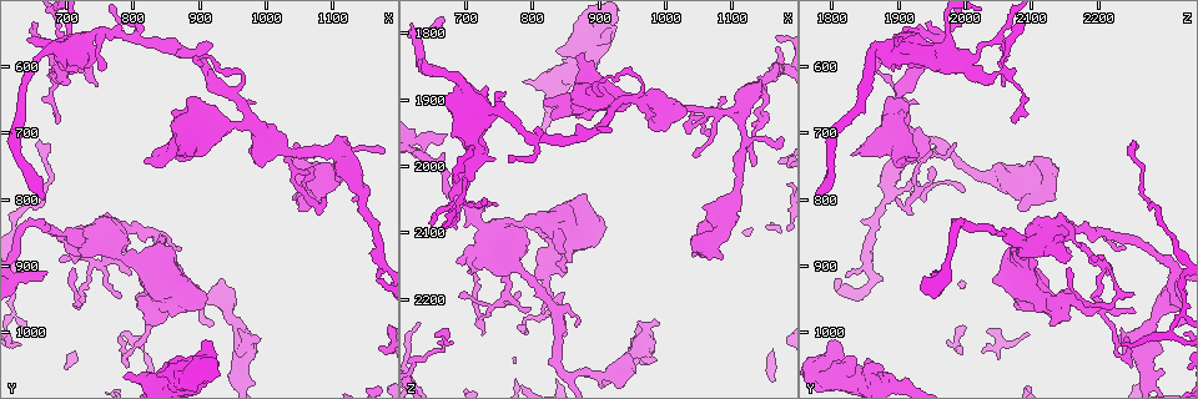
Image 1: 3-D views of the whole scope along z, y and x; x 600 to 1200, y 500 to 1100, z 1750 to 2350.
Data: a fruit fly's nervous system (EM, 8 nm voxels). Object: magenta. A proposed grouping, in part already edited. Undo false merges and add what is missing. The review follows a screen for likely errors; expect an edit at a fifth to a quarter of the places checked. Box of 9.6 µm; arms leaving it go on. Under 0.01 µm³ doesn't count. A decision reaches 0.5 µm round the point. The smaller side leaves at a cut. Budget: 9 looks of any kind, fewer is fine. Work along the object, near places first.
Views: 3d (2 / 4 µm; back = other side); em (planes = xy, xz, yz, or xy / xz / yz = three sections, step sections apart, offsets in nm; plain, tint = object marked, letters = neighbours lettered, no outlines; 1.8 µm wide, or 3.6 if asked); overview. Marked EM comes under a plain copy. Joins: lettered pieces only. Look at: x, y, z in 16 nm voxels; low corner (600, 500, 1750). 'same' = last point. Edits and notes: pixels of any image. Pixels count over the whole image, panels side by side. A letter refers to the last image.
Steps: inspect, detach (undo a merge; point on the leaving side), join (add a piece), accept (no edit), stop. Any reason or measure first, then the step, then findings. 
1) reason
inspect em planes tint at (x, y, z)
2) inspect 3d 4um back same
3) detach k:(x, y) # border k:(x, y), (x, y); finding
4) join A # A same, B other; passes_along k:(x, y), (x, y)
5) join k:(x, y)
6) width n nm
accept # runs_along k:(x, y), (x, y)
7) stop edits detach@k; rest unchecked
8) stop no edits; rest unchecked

sharp bend
inspect em planes tint at (725, 955, 2225)

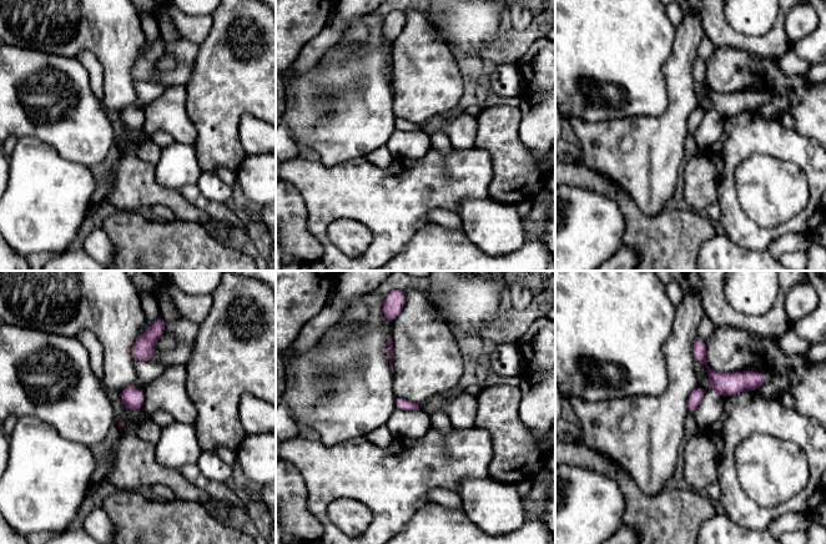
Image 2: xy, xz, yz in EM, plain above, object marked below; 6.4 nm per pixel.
what lies round it
inspect em planes letters same

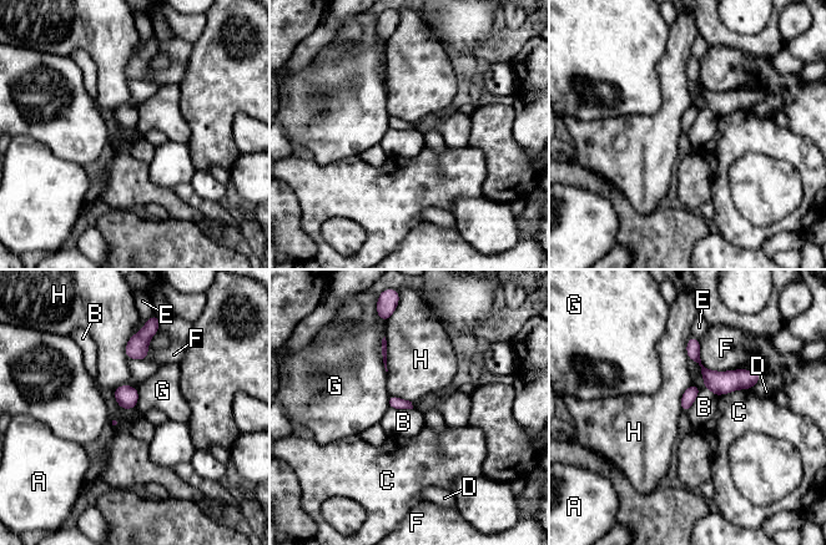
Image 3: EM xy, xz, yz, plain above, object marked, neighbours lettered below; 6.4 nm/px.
longest_contact F 380 nm
accept # A other, B other, C other, D other, E other, F other, G other, H other; border 3:(112, 392), (121, 408), (136, 407); one cell here

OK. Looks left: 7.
free end
inspect em planes letters at (670, 915, 1950)

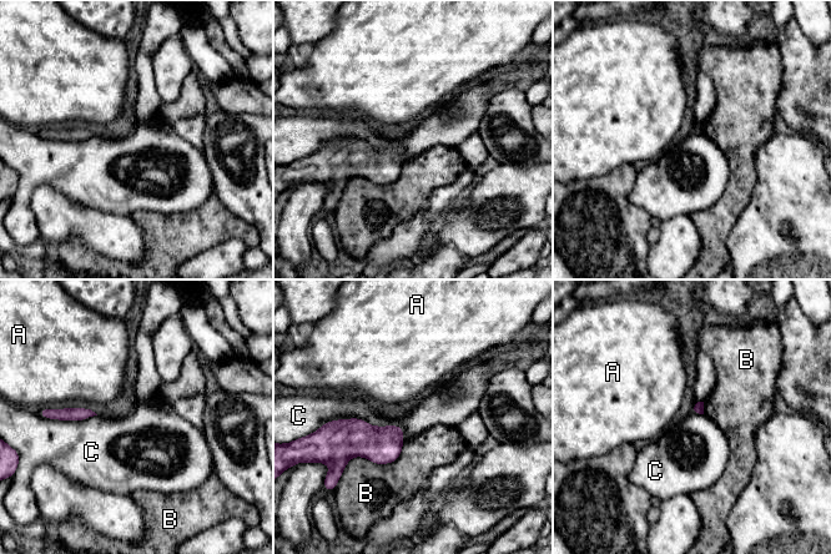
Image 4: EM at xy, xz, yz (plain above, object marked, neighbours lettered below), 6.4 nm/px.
accept # A other, B other, C other; border 4:(327, 421), (398, 426), (403, 443); no lettered piece goes on from it

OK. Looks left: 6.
abrupt turn
inspect em planes tint at (1095, 725, 1915)

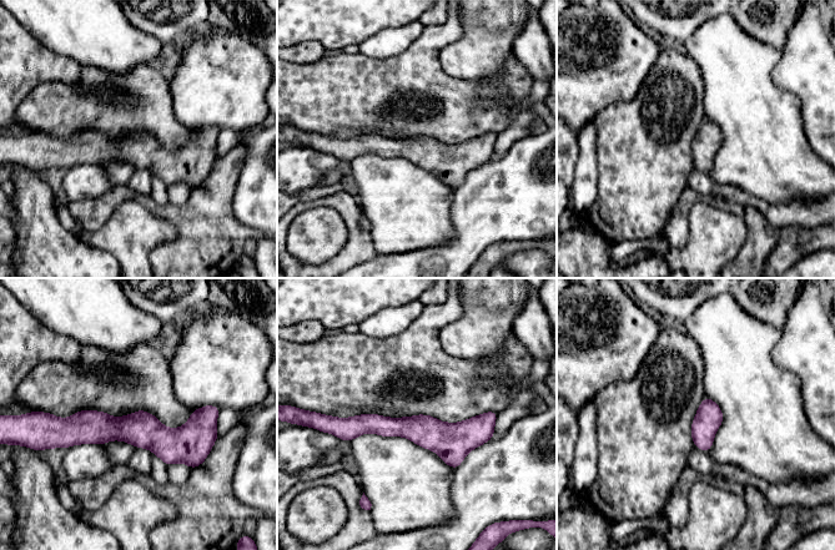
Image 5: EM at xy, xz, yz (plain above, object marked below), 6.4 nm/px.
what lies round it
inspect em planes letters same

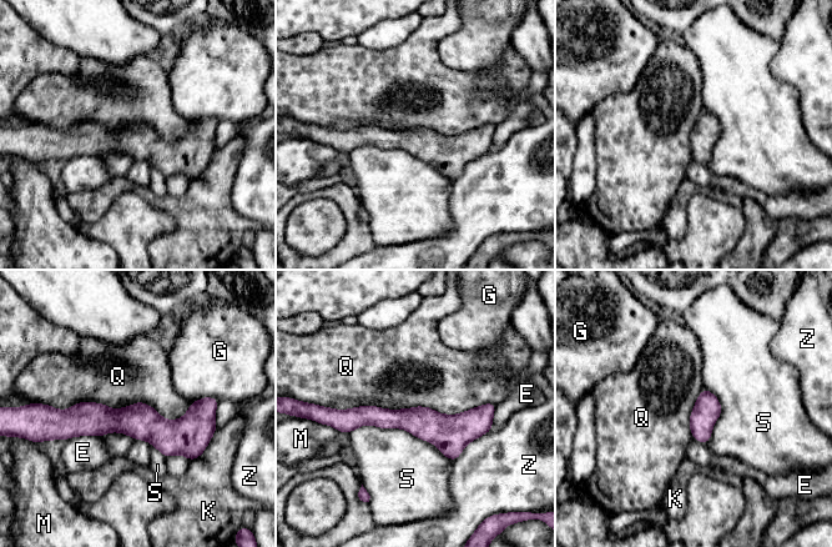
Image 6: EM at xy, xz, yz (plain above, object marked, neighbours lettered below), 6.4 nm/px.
accept # E other, G other, K other, M other, Q other, S other, Z other; one cell here

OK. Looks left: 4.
small branch off a trunk
inspect em planes letters at (705, 595, 2000)

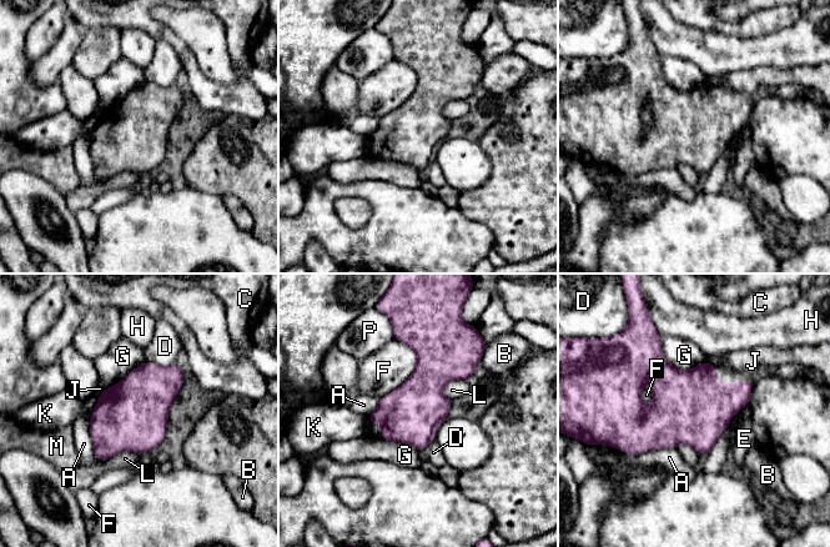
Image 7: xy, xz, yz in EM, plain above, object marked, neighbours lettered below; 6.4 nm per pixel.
longest_contact F 420 nm
accept # A other, B other, C other, D other, E other, F other, G other, H other, J other, K other, L other, M other, P other; continuous, no second cell

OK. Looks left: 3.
stop no edits; rest unchecked

